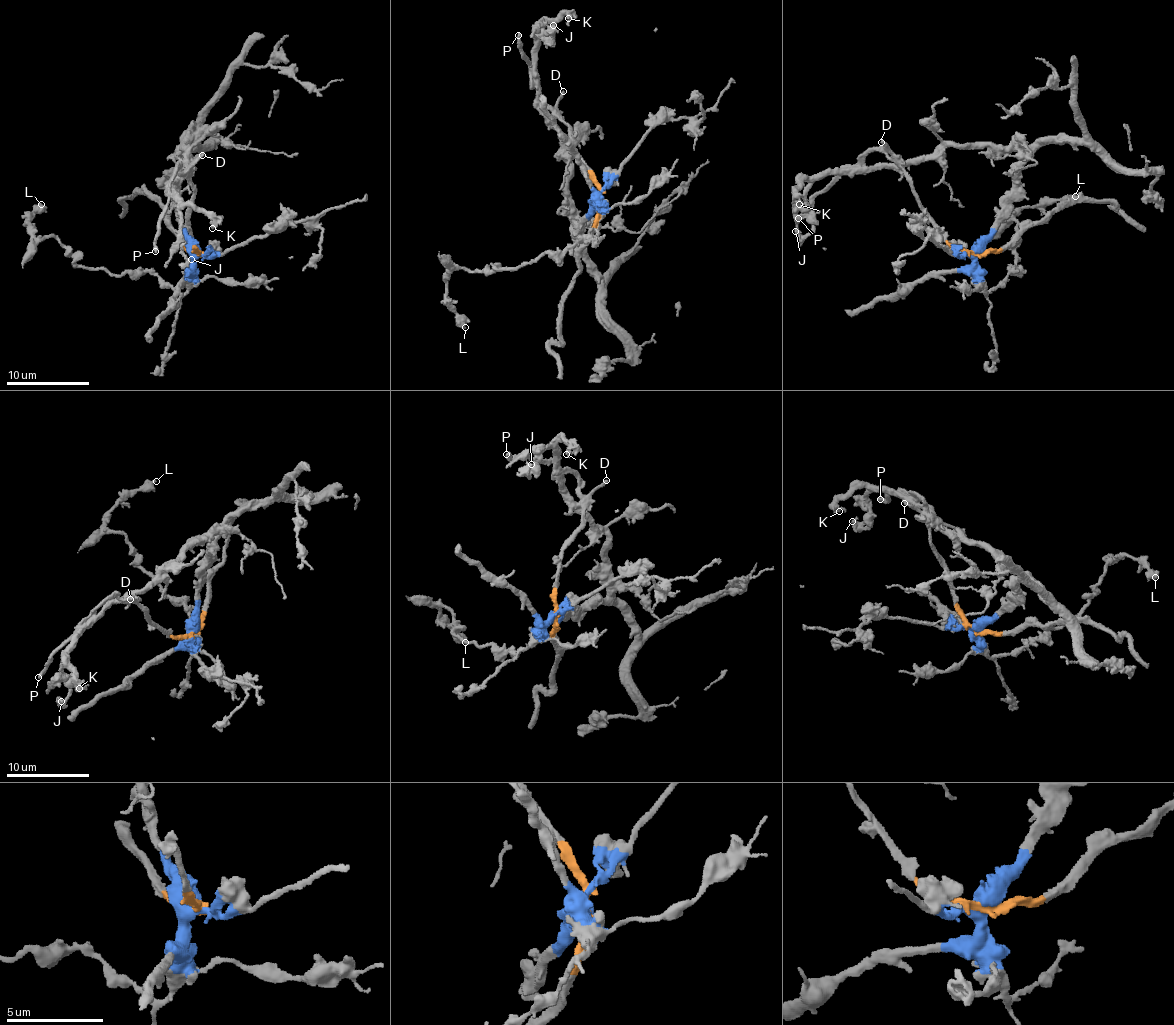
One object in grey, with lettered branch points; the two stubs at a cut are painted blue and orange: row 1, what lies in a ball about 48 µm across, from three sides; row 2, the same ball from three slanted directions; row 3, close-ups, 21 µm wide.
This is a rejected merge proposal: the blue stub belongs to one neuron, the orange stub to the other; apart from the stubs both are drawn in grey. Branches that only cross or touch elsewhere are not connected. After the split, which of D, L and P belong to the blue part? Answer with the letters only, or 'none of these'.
L

